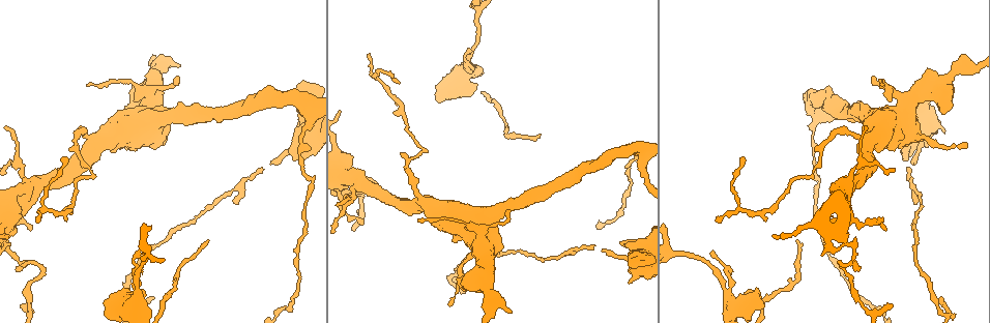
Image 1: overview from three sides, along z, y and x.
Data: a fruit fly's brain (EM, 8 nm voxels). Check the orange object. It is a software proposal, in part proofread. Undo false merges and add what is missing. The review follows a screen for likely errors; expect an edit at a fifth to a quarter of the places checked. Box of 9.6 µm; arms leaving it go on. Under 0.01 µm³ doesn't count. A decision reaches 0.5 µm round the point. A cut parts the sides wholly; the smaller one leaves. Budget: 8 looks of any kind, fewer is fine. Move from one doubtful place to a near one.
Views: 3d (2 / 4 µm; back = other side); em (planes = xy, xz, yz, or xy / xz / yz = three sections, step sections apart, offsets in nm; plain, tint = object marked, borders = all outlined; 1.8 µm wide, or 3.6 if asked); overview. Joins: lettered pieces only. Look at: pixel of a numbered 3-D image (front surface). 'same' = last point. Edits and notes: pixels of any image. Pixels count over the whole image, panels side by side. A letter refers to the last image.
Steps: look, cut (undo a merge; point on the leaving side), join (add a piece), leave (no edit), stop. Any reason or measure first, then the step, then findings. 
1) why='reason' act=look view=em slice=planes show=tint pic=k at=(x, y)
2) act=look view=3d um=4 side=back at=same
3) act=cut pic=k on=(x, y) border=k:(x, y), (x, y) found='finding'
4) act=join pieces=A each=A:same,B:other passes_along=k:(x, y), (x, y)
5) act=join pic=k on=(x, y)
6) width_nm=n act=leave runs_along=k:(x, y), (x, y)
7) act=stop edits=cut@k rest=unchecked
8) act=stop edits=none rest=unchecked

why='thin end' act=look view=em slice=planes show=plain pic=1 at=(237, 202)

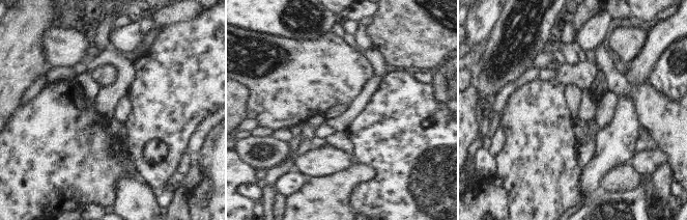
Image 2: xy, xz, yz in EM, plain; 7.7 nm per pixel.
why='what lies round it' act=look view=em slice=planes show=borders at=same

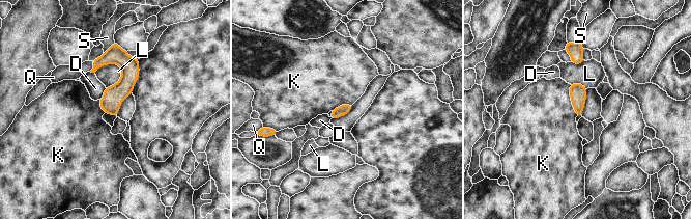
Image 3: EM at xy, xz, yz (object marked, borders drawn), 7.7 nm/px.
act=leave each=D:other,K:other,L:other,Q:other,S:other runs_along=3:(113, 47), (126, 63), (115, 112) found='none of them fits'

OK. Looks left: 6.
why='an open end' act=look view=3d um=4 pic=1 at=(631, 282)

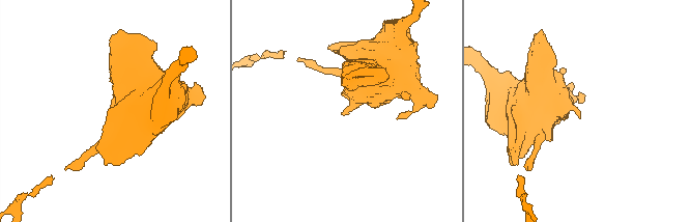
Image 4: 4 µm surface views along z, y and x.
why='now the EM' act=look view=em slice=planes show=borders pic=4 at=(345, 113)

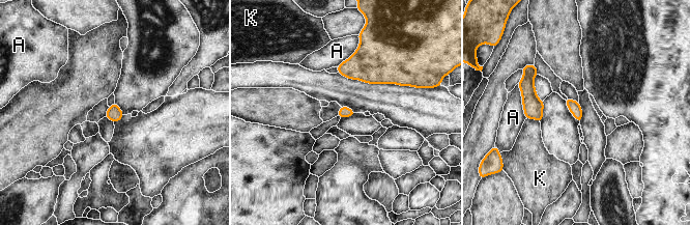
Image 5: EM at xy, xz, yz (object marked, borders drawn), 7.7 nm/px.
act=leave each=A:other,K:other found='no lettered piece goes on from it'

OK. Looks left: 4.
why='sharp bend' act=look view=em slice=planes show=plain pic=1 at=(309, 115)

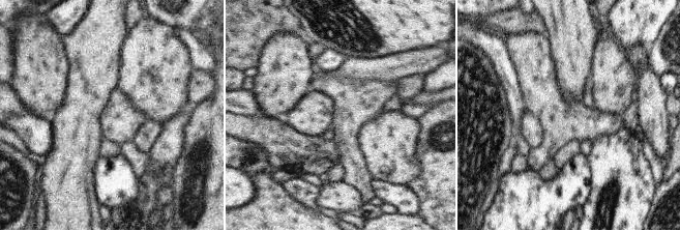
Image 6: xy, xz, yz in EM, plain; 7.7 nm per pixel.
act=look view=em slice=planes show=borders at=same

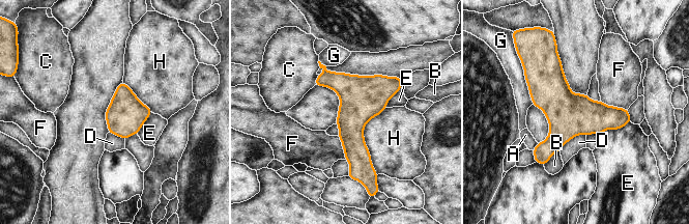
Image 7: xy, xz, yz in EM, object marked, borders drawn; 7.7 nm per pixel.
act=leave each=A:other,B:other,C:other,D:other,E:other,F:other,G:other,H:other found='continuous, no second cell'

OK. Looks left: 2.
act=stop edits=none rest=unchecked

